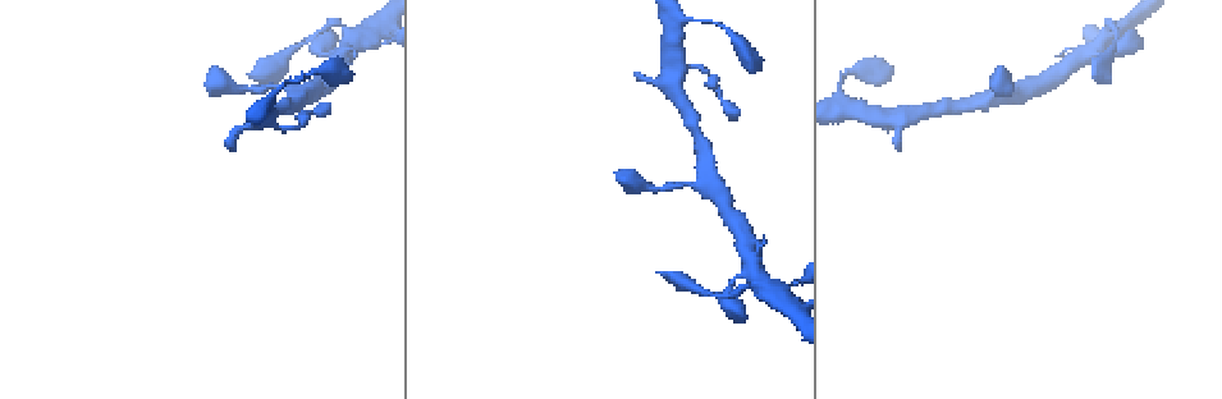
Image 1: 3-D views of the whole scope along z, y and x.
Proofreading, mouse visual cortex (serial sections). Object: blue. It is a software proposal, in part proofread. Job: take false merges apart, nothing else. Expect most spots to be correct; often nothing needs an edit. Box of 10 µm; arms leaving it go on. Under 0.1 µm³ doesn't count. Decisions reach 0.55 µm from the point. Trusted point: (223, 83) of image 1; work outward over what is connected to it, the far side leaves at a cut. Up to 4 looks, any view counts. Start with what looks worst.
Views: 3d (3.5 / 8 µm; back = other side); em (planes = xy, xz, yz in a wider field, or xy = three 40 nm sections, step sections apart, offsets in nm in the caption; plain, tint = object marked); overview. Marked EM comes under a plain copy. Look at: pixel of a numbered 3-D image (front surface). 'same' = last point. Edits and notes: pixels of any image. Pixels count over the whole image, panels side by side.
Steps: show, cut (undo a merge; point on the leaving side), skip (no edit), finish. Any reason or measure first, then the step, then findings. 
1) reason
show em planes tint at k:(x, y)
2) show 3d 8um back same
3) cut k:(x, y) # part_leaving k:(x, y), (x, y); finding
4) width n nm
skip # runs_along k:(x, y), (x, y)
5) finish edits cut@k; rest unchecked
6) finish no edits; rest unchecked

narrows sharply
show 3d 8um at 1:(704, 182)

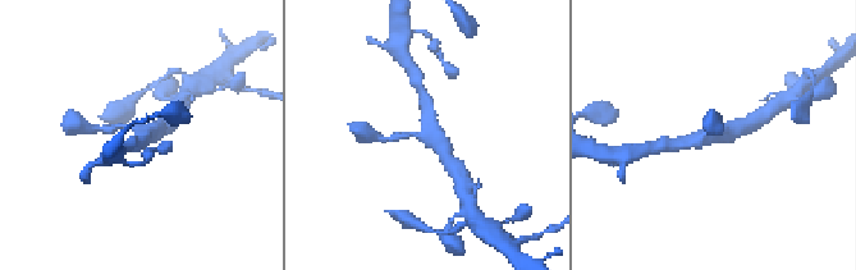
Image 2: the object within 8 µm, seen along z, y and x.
arms 3; arm_widths 150, 350, 400 nm
show em xy step 1 tint same

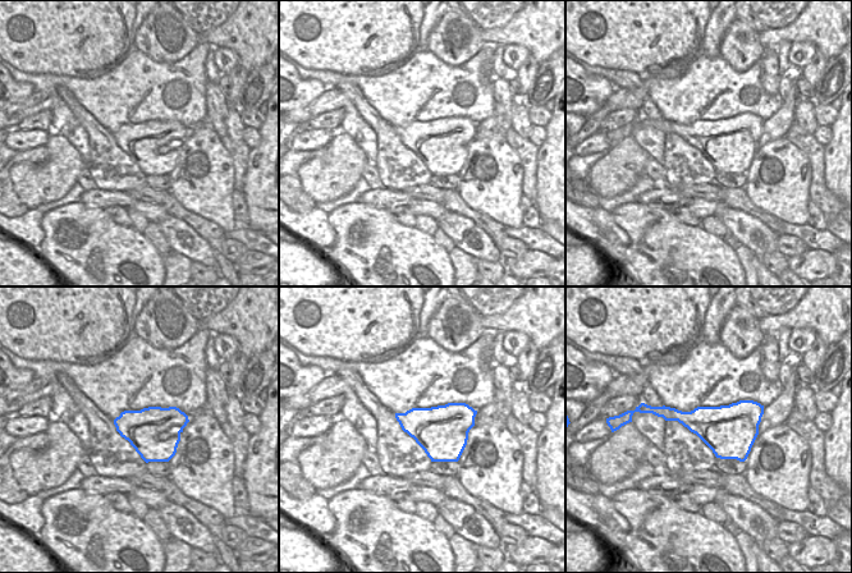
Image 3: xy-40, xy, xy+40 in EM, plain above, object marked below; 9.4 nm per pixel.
width 480 nm
skip # runs_along 2:(393, 138), (428, 133), (448, 161); one cell here

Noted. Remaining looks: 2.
show 3d 3.5um at 1:(288, 82)

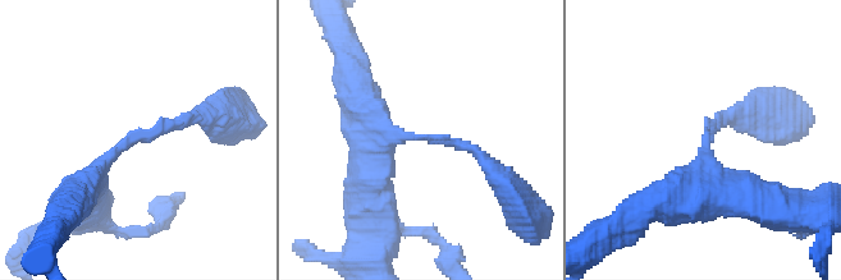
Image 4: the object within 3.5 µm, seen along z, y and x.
shape alone is not enough
show em planes tint at 4:(135, 143)

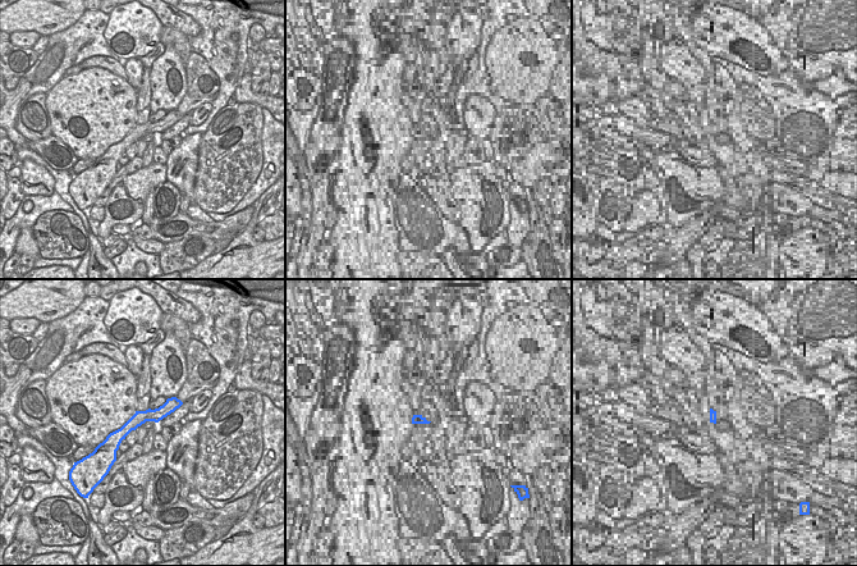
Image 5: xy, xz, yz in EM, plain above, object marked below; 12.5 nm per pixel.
width 170 nm
skip # runs_along 4:(86, 192), (126, 141), (204, 114); all the same cell

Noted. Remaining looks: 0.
finish no edits; rest unchecked

